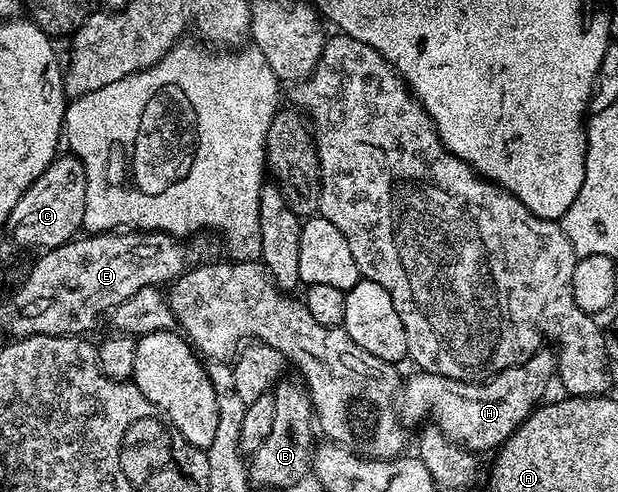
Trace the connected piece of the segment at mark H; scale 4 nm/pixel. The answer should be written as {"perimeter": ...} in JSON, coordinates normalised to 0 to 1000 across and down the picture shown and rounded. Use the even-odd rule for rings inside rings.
{"perimeter":[[[879,707],[854,732],[828,748],[816,748],[816,756],[798,760],[791,772],[777,776],[746,776],[704,760],[670,756],[649,787],[647,839],[659,860],[681,860],[689,854],[681,850],[697,841],[702,848],[697,850],[701,864],[710,866],[733,898],[769,919],[799,919],[885,807],[883,783],[890,766],[898,766],[901,750],[898,713]]]}

